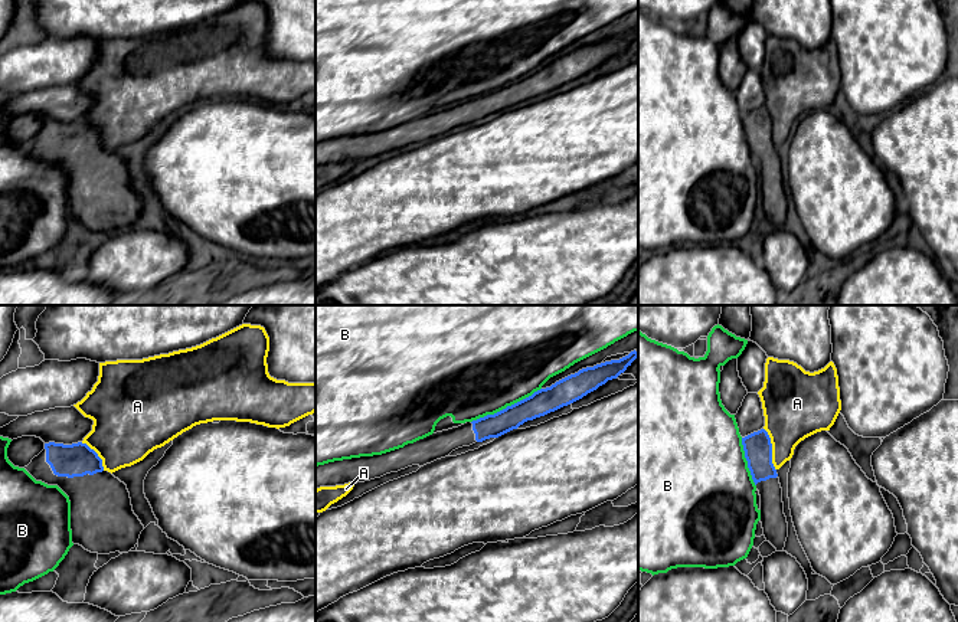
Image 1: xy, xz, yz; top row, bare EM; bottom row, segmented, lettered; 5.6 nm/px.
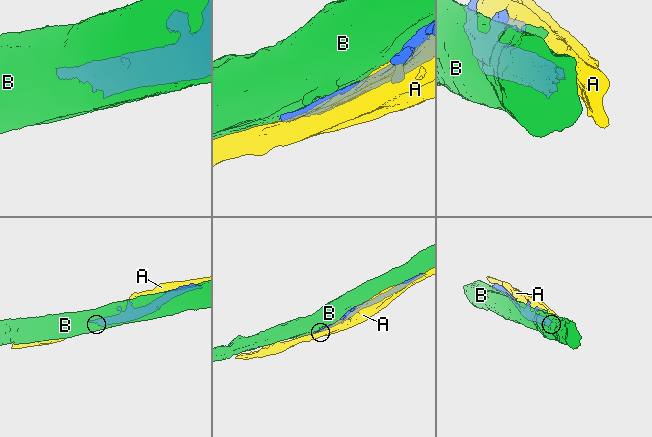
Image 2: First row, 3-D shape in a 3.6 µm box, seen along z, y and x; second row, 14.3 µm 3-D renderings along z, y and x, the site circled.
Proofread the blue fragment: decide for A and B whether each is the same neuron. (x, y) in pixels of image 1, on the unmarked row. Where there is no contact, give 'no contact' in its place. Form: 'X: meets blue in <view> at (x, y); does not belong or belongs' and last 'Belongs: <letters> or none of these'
A: meets blue in yz at (771, 127); does not belong
B: meets blue in xz at (507, 84); does not belong
Belongs: none of these

